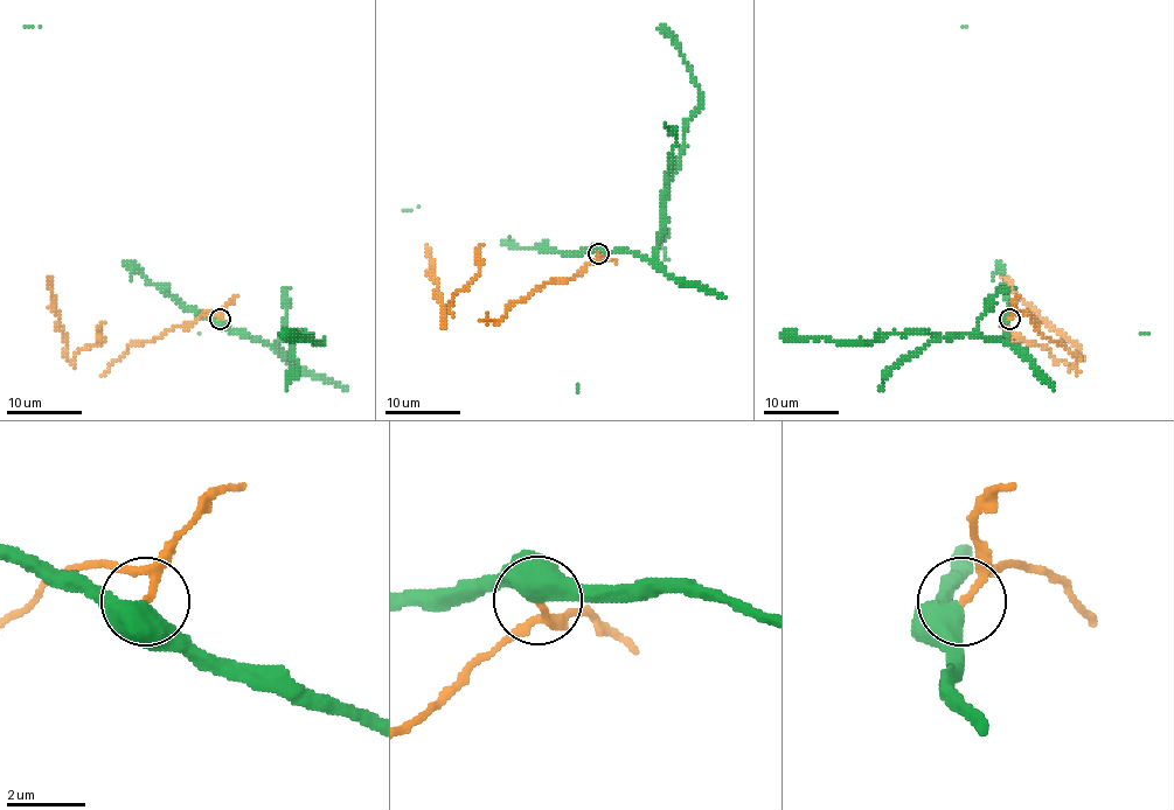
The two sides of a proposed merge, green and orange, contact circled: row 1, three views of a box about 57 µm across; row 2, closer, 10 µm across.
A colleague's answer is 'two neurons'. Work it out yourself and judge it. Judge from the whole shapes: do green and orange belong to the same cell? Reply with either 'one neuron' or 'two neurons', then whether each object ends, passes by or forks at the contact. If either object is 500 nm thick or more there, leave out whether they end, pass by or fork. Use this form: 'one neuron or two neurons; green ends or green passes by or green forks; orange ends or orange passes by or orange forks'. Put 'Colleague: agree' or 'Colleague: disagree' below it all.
two neurons; green passes by; orange passes by
Colleague: agree

